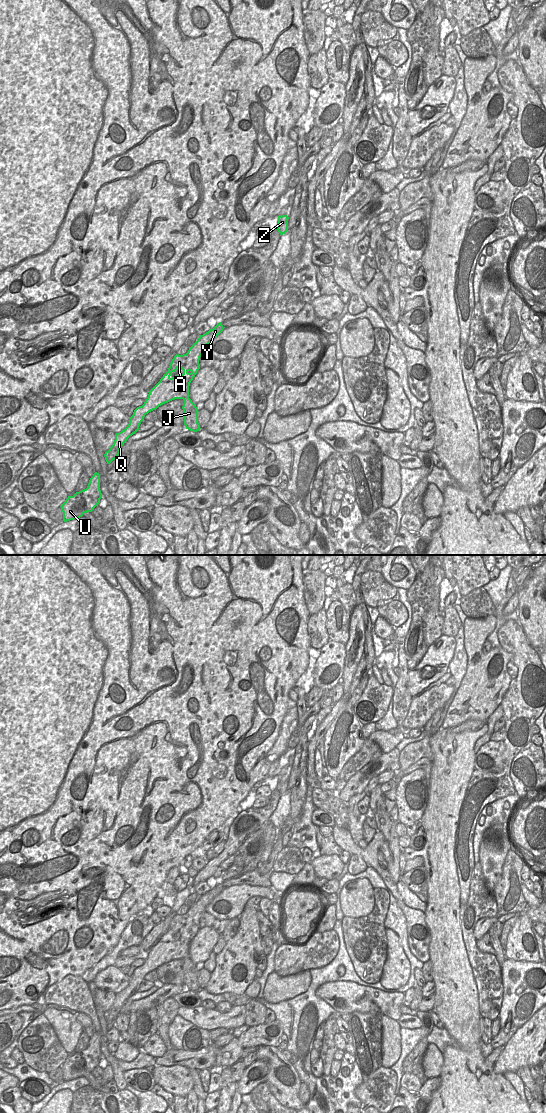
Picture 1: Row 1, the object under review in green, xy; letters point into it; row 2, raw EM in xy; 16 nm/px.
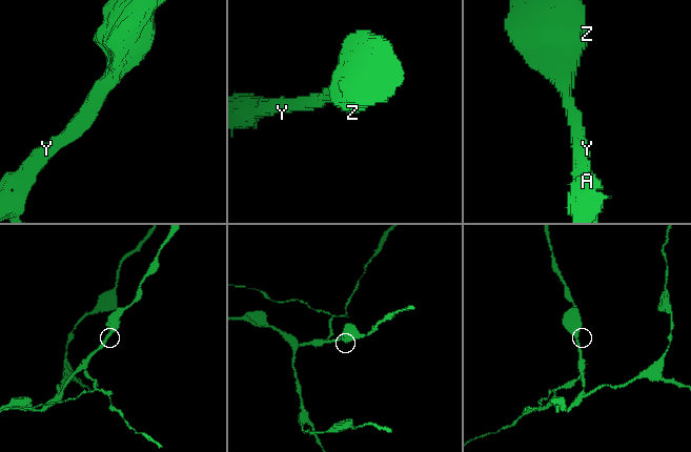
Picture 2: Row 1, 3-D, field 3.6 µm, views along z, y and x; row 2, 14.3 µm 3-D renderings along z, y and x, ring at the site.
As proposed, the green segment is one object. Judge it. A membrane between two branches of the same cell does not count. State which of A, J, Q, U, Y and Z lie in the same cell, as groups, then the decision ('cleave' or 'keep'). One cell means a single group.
A Q U Y Z / J; cleave

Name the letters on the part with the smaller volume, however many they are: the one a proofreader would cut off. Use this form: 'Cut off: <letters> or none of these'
Cut off: J

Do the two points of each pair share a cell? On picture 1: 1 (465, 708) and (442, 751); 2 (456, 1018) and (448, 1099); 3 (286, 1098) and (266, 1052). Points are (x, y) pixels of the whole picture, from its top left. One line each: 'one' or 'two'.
1: two
2: one
3: one

